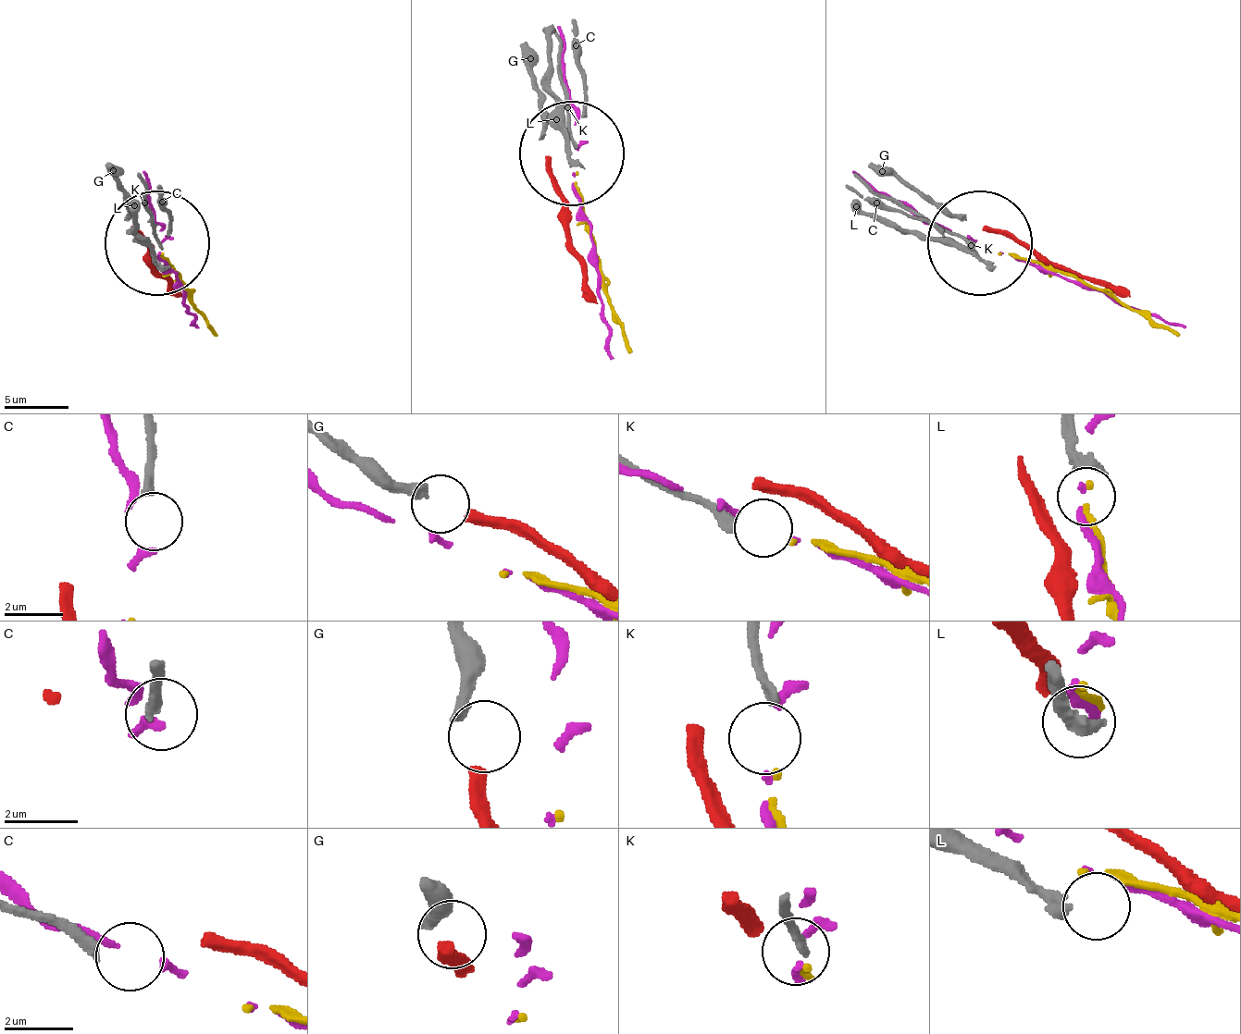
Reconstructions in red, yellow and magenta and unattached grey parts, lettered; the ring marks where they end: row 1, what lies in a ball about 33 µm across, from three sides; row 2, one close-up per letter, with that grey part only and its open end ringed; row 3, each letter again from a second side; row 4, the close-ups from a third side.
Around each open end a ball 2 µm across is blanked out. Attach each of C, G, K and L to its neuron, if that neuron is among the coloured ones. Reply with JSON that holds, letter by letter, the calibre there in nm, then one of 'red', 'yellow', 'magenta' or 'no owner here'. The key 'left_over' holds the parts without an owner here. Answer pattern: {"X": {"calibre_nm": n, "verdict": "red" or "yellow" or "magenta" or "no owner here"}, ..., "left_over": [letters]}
{"C": {"calibre_nm": 320, "verdict": "no owner here"}, "G": {"calibre_nm": 360, "verdict": "red"}, "K": {"calibre_nm": 280, "verdict": "yellow"}, "L": {"calibre_nm": 440, "verdict": "no owner here"}, "left_over": ["C", "L"]}

